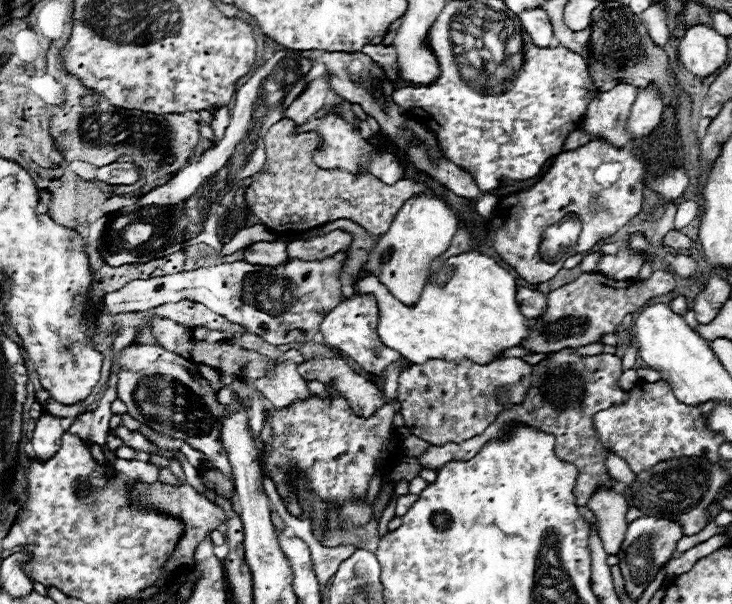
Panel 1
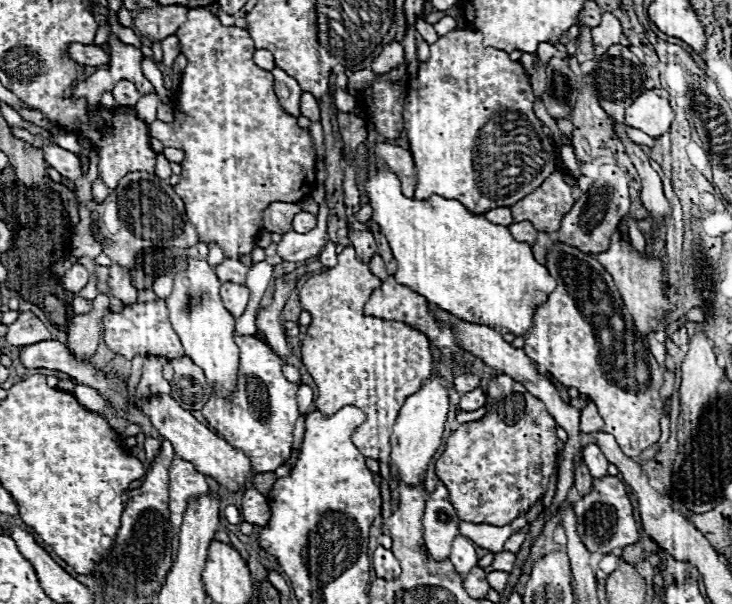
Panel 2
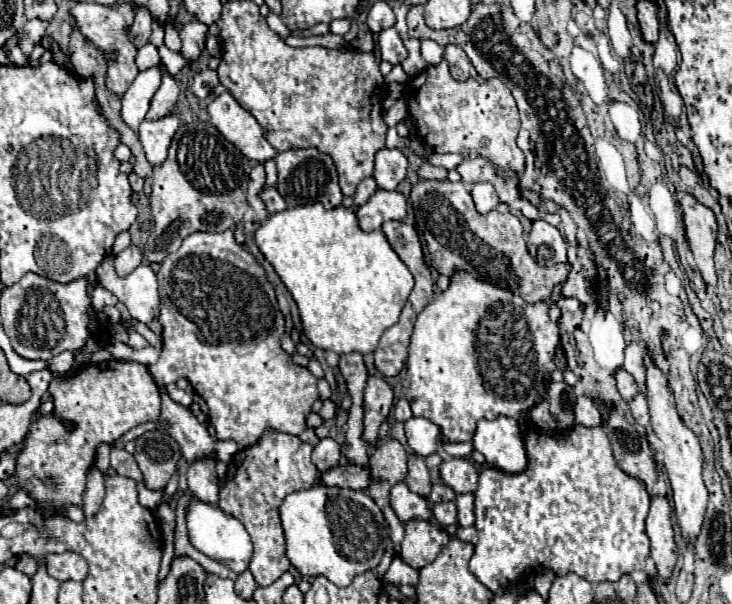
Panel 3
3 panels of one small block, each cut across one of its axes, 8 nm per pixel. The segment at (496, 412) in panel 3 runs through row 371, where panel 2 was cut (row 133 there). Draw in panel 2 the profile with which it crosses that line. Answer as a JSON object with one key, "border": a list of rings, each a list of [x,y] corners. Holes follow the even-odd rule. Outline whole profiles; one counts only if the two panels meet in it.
{"border":[[[452,30],[444,36],[438,38],[438,42],[430,44],[430,58],[426,62],[420,62],[418,74],[414,80],[410,80],[408,86],[408,94],[404,100],[404,130],[410,142],[410,152],[414,156],[416,162],[416,170],[418,170],[418,186],[416,186],[416,198],[418,200],[428,200],[432,194],[438,194],[442,198],[450,198],[450,200],[458,200],[462,202],[470,212],[474,214],[484,214],[492,208],[500,208],[500,206],[512,206],[518,200],[522,200],[524,196],[528,196],[532,190],[536,190],[538,186],[542,186],[542,182],[554,172],[556,168],[556,148],[552,144],[552,140],[544,134],[544,126],[542,122],[534,116],[532,110],[534,104],[534,94],[532,94],[532,86],[528,82],[528,76],[524,74],[520,62],[510,60],[510,56],[504,50],[496,50],[496,48],[486,48],[482,46],[482,34],[478,34],[476,30]]]}

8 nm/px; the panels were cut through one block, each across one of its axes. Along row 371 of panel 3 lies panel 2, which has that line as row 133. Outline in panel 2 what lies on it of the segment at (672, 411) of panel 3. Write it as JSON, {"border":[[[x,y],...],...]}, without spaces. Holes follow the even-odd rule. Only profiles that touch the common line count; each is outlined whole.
{"border":[[[654,90],[642,92],[630,108],[626,108],[626,124],[646,132],[652,138],[668,132],[674,120],[674,112],[666,98],[654,94]]]}

